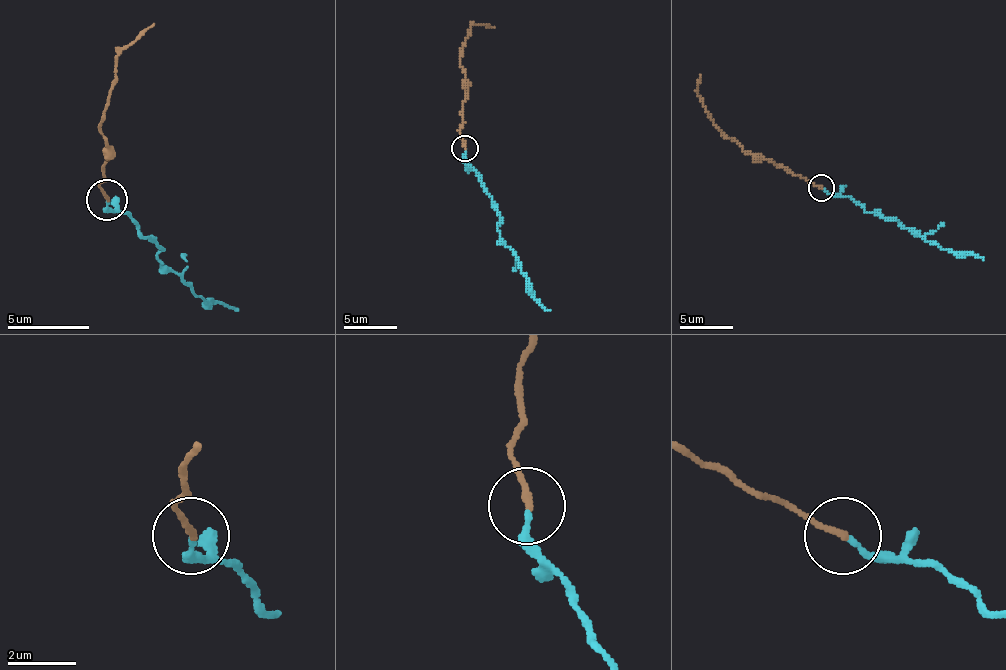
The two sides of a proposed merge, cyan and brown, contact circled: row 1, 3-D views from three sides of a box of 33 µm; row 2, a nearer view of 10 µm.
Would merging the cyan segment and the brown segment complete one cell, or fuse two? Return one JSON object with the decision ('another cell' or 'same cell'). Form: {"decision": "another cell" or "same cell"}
{"decision": "same cell"}

